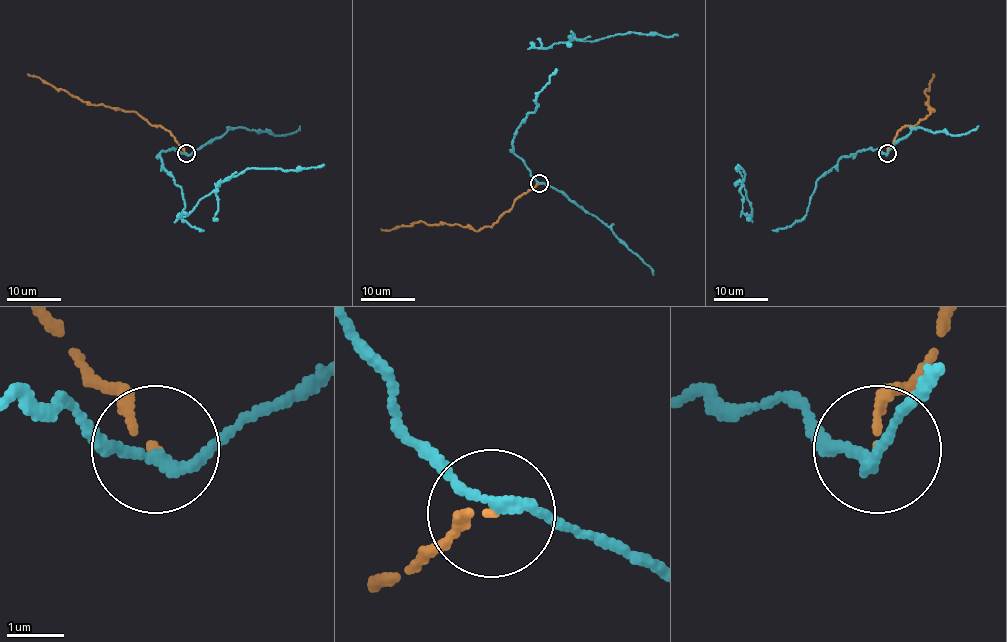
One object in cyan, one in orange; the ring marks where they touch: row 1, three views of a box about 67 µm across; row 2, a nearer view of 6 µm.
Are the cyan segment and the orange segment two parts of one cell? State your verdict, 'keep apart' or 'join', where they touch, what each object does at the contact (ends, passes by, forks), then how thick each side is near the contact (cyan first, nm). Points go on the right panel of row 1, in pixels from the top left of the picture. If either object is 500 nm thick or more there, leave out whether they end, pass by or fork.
keep apart | (887, 153) | cyan passes by | orange ends | 180/100 nm

